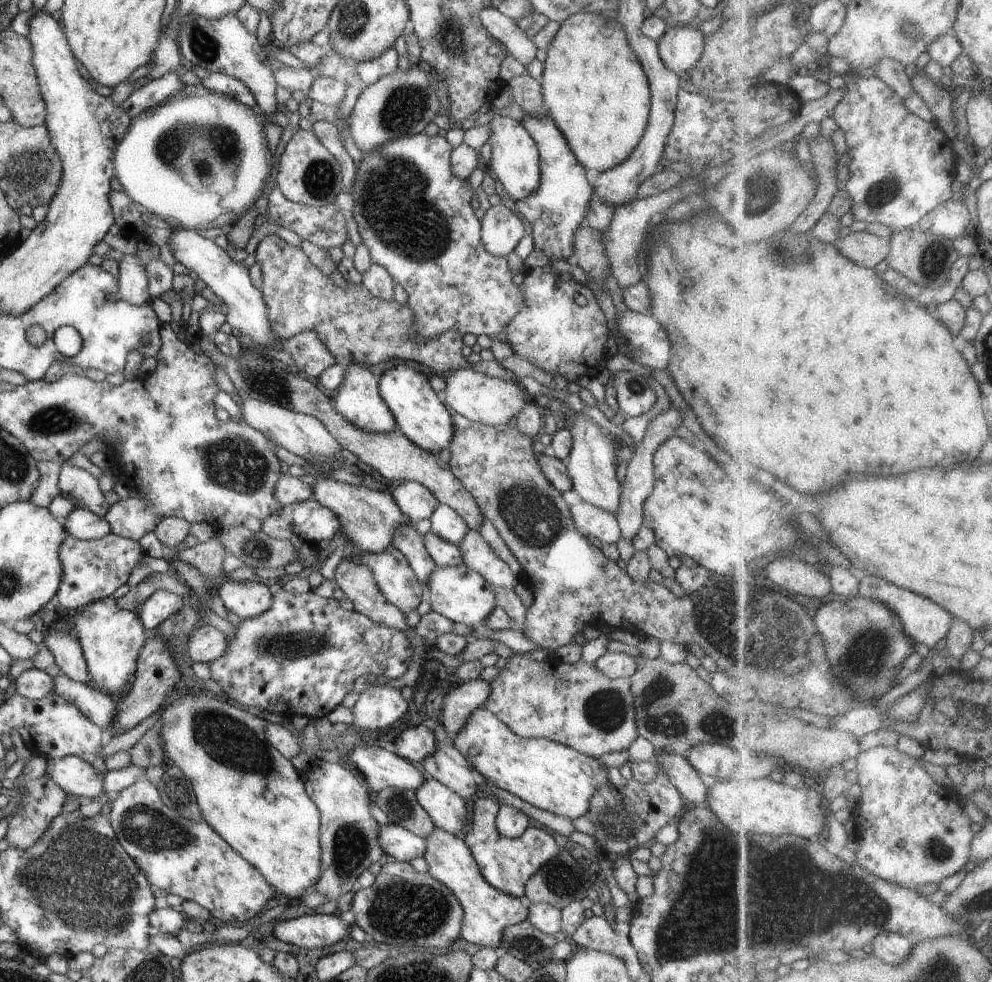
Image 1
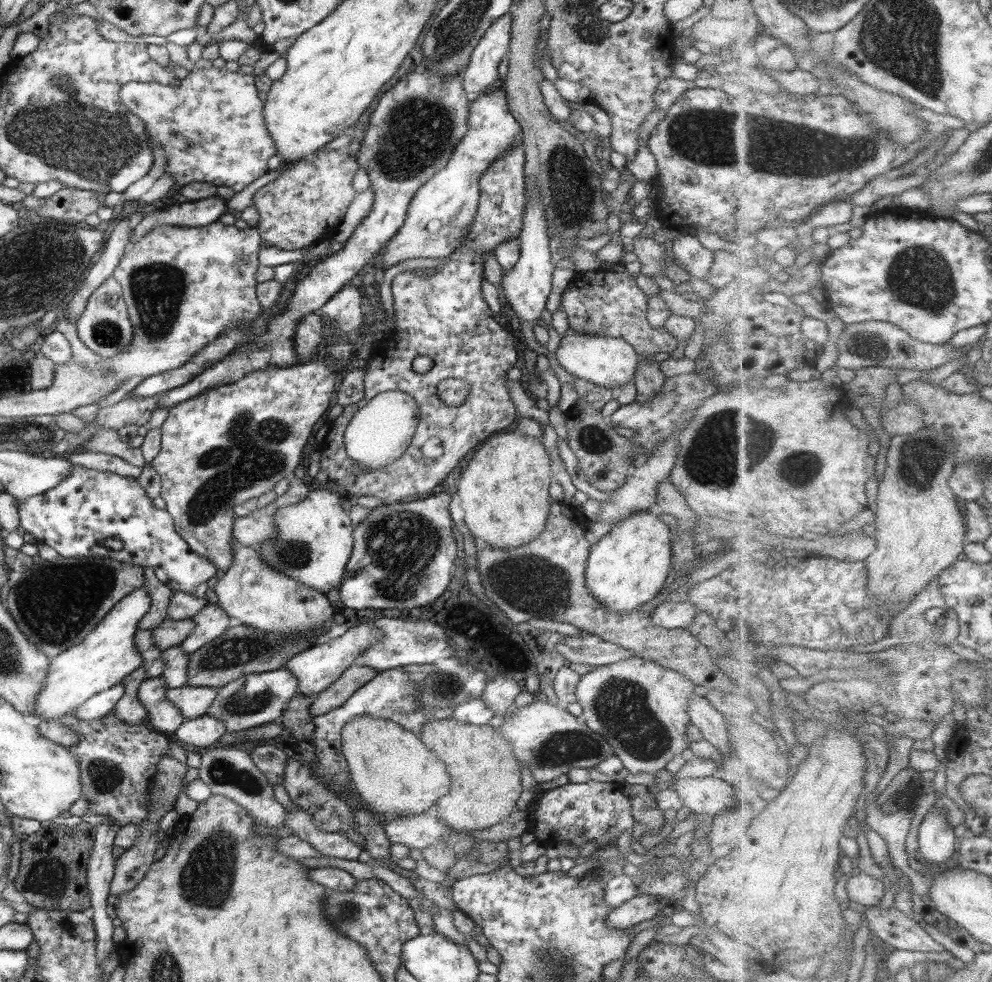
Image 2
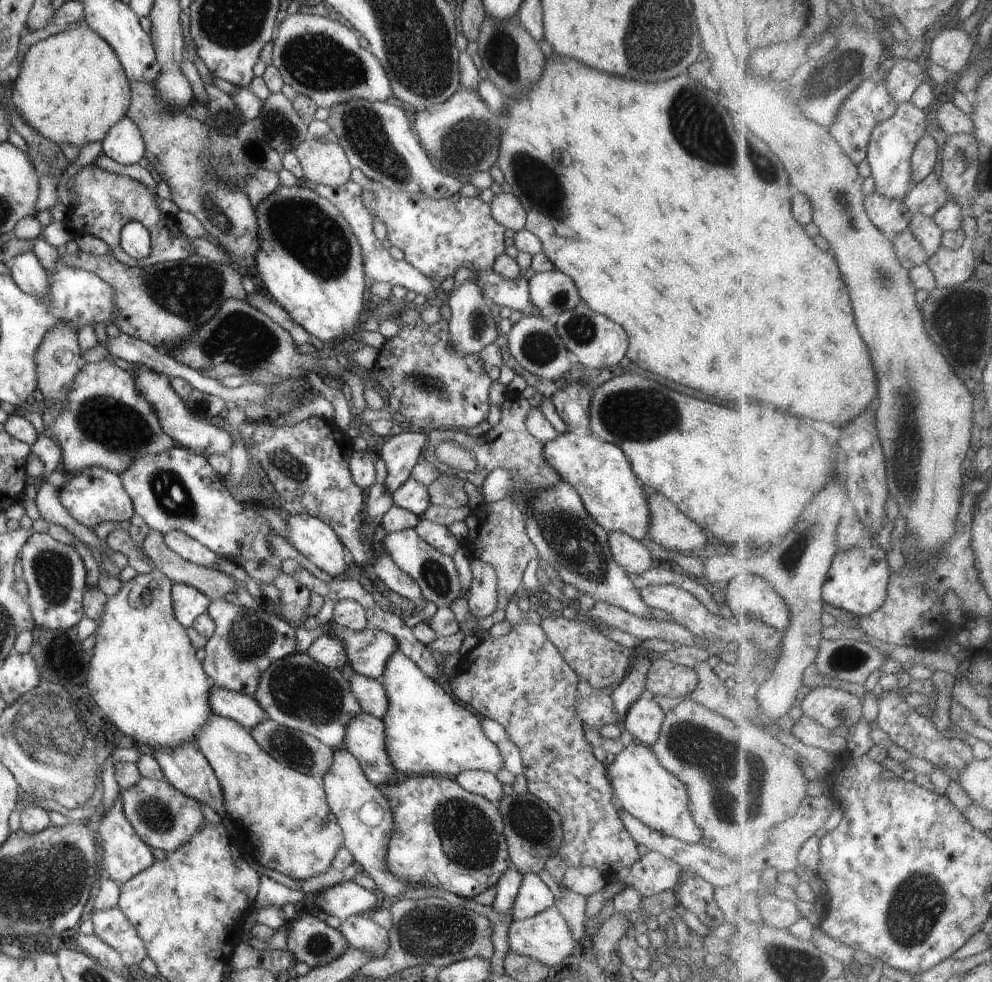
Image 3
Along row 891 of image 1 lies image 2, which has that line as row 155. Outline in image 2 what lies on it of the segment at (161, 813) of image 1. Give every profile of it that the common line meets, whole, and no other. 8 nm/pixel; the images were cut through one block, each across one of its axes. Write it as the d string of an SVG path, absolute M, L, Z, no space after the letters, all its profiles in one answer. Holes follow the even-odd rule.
M214 65L210 69L195 68L186 74L186 78L182 78L179 86L164 86L158 82L130 82L120 90L119 98L130 113L142 120L150 140L164 150L164 174L172 174L176 178L170 191L157 205L159 208L164 199L168 200L168 204L181 199L182 188L190 182L228 186L235 192L240 192L250 182L269 172L266 162L276 155L276 146L264 126L264 102L258 97L254 74L241 74Z

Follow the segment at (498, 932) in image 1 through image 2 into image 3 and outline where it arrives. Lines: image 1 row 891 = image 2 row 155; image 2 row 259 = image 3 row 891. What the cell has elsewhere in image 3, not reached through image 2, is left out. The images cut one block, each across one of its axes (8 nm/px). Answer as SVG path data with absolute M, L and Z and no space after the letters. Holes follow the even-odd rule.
M344 748L334 749L334 760L330 764L330 770L324 772L321 778L329 810L334 816L336 827L343 832L343 844L350 850L354 860L375 881L377 891L381 895L398 898L406 894L408 890L419 888L416 884L408 884L405 880L400 880L398 876L390 874L390 870L386 868L387 845L394 830L390 800L386 800L386 796L380 792L378 785L364 776L358 760Z

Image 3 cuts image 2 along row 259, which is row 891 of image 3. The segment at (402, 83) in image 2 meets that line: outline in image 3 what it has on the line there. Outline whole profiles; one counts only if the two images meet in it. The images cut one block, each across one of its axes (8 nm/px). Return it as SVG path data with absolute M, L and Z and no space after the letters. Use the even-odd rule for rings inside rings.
M350 880L326 888L314 901L321 911L330 916L346 920L354 914L364 914L379 906L381 894L370 891Z

